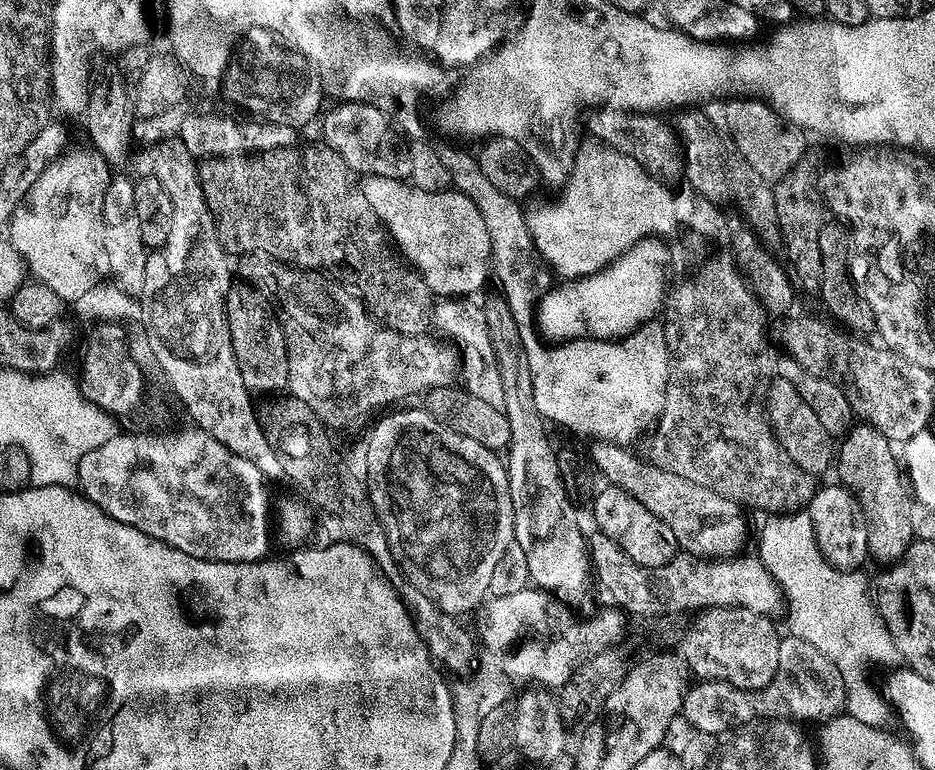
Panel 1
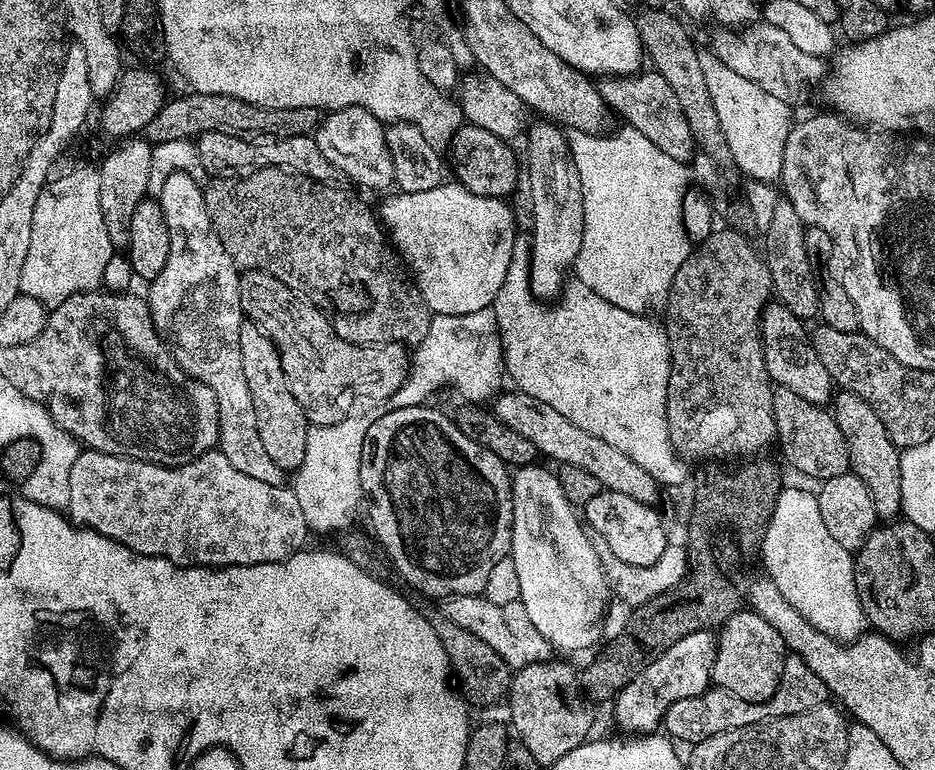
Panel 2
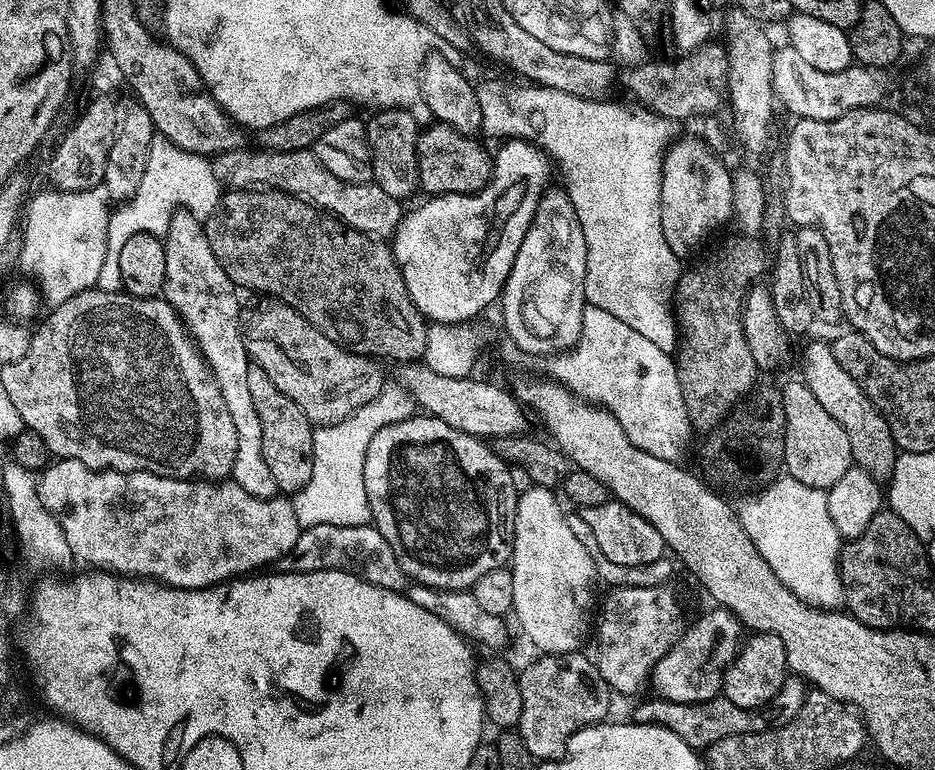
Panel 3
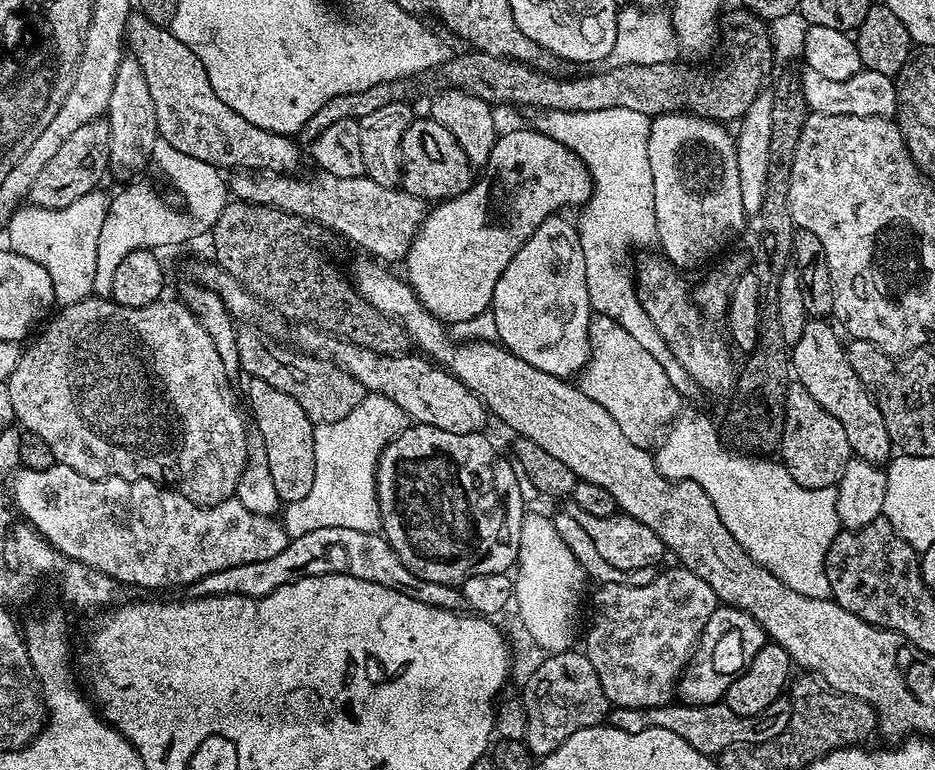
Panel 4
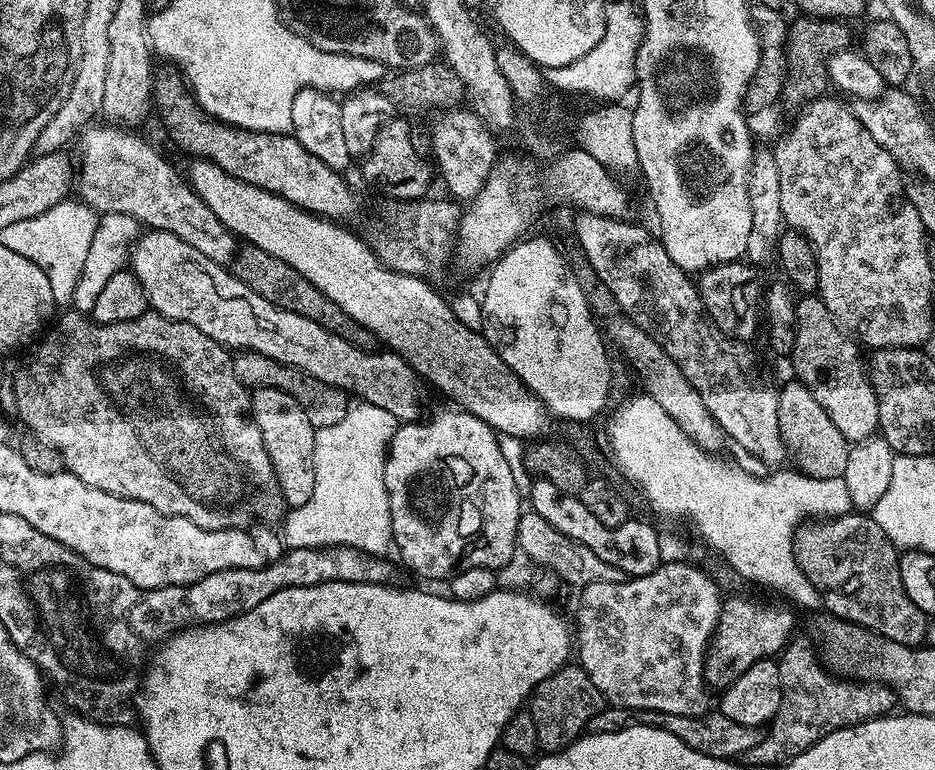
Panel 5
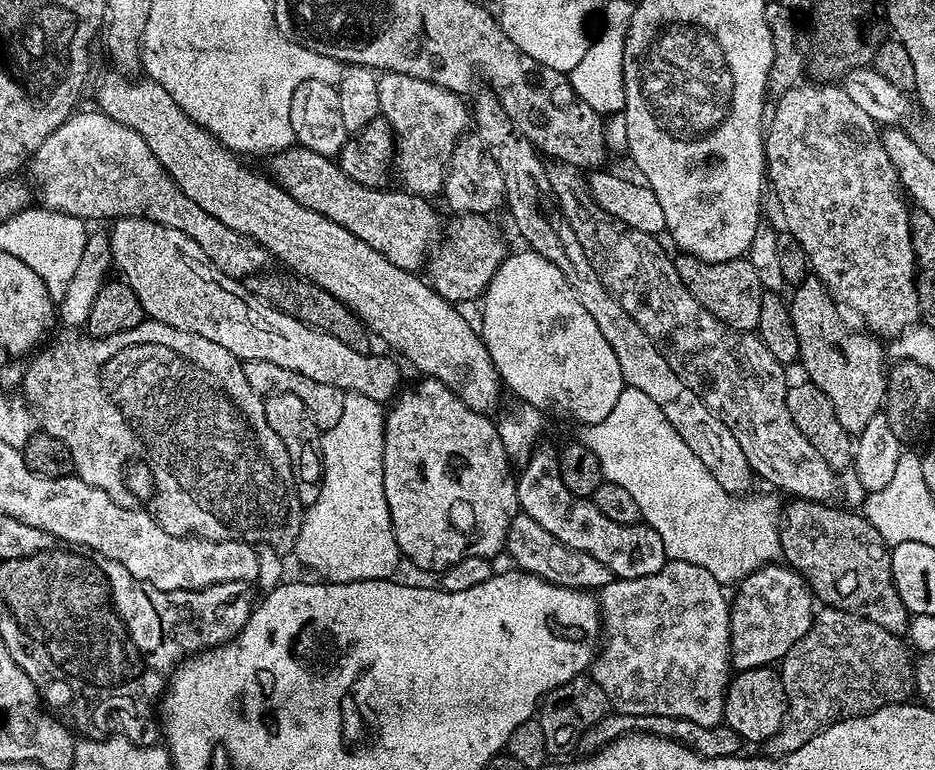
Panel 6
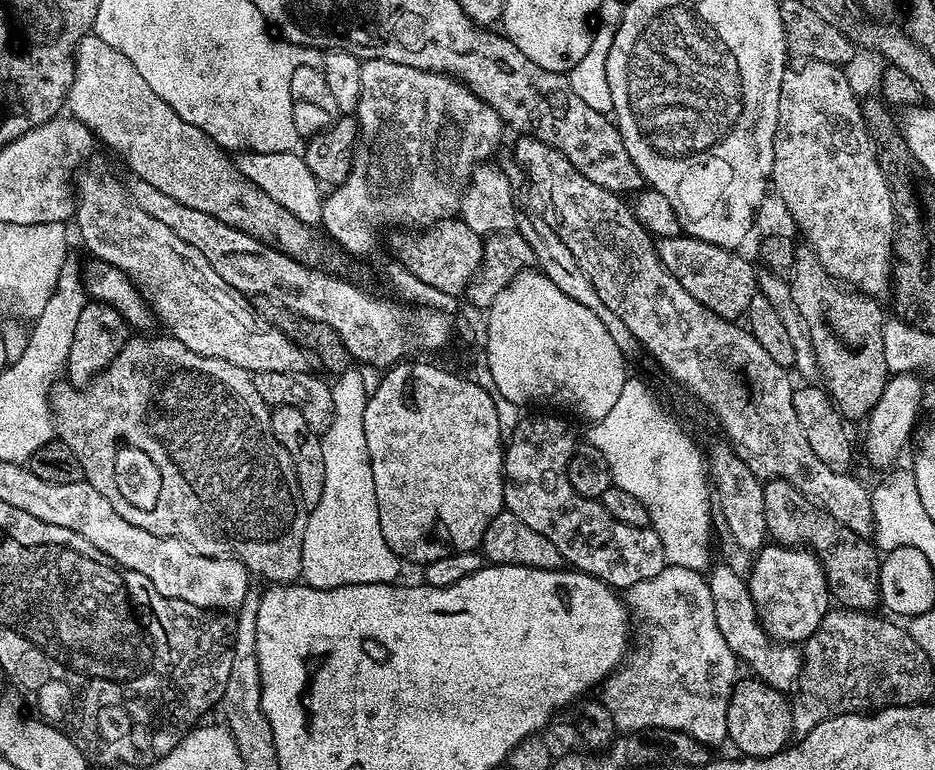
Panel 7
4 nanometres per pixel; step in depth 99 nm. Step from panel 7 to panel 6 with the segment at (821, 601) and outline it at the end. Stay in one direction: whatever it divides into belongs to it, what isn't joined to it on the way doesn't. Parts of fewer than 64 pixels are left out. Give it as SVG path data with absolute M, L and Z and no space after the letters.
M783 562L763 564L739 581L736 597L730 600L728 617L732 623L730 664L736 672L766 668L784 655L810 630L814 615L814 593L793 568Z

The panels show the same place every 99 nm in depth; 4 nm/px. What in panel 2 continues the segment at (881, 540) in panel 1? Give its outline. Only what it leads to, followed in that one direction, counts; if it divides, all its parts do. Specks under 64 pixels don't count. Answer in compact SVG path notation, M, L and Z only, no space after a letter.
M837 391L834 396L834 415L838 430L848 443L848 462L850 471L870 490L870 499L874 501L874 510L881 521L891 522L901 515L902 506L902 470L900 469L901 449L886 434L882 418L858 394Z

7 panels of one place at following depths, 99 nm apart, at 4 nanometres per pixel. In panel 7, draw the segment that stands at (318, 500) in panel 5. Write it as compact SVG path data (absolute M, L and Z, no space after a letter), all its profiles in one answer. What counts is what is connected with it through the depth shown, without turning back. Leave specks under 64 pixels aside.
M355 370L341 372L331 381L334 398L334 418L322 433L322 458L326 466L326 486L318 506L311 508L302 538L303 583L310 588L340 588L355 584L390 584L401 579L400 557L390 550L386 538L382 538L382 526L378 522L378 498L374 494L374 470L366 444L364 415L370 395L369 385L364 385L364 376Z

